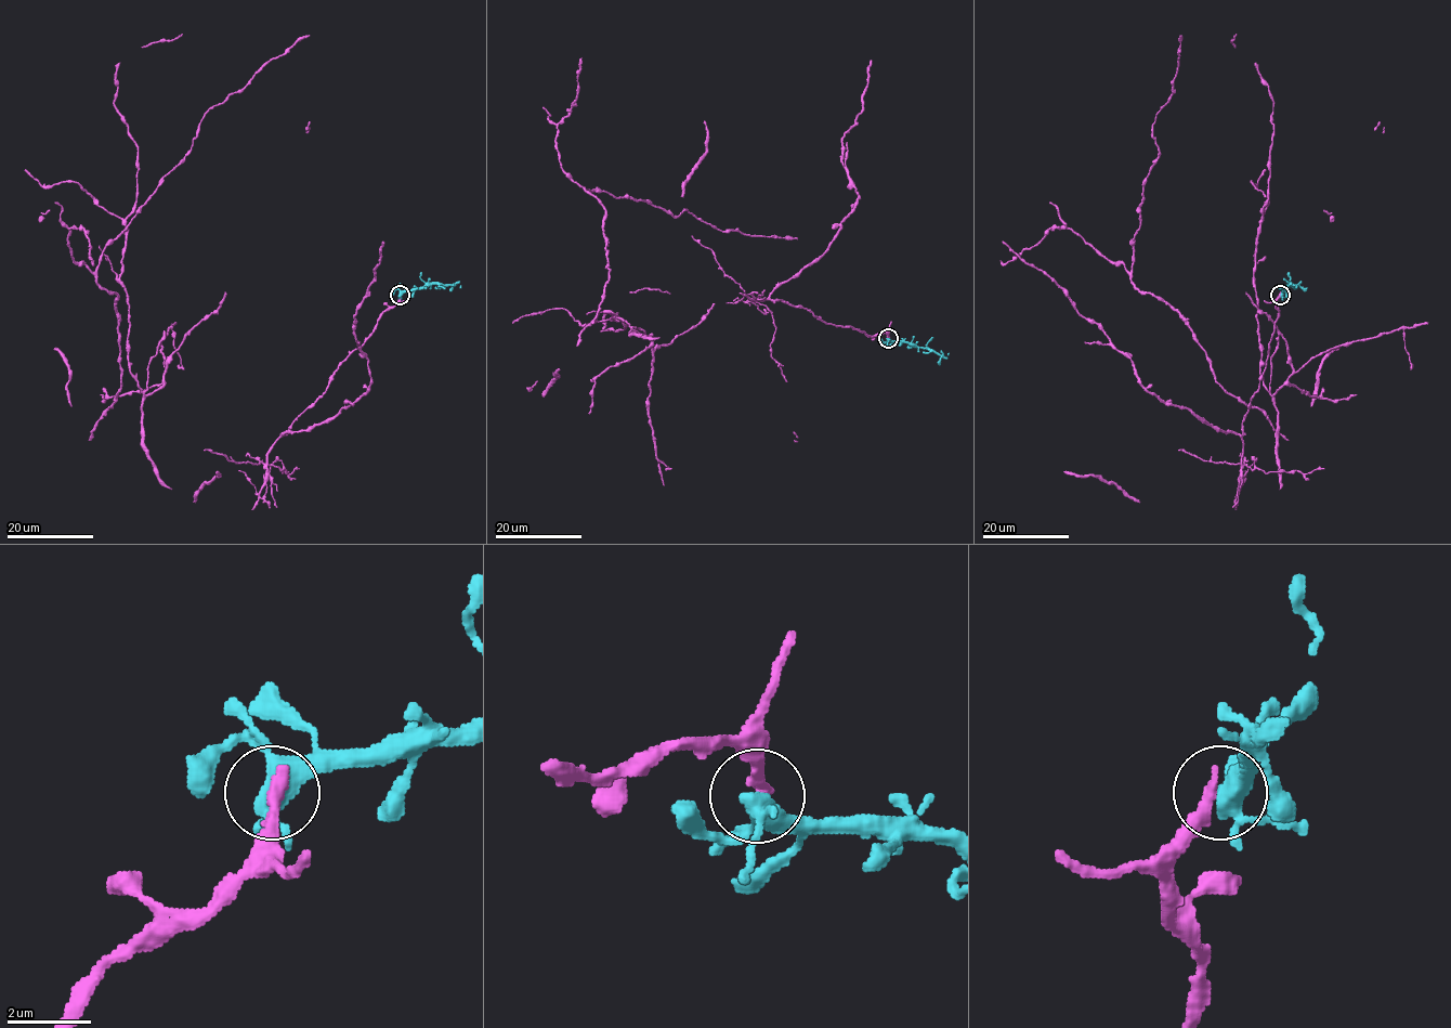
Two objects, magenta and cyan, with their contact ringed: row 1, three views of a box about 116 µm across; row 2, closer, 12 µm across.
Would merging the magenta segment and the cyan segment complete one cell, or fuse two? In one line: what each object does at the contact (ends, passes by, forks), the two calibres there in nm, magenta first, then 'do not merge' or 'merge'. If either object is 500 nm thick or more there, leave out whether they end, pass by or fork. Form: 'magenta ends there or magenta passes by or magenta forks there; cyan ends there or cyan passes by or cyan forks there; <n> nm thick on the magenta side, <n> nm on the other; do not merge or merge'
magenta ends there; cyan forks there; 320 nm thick on the magenta side, 380 nm on the other; do not merge

